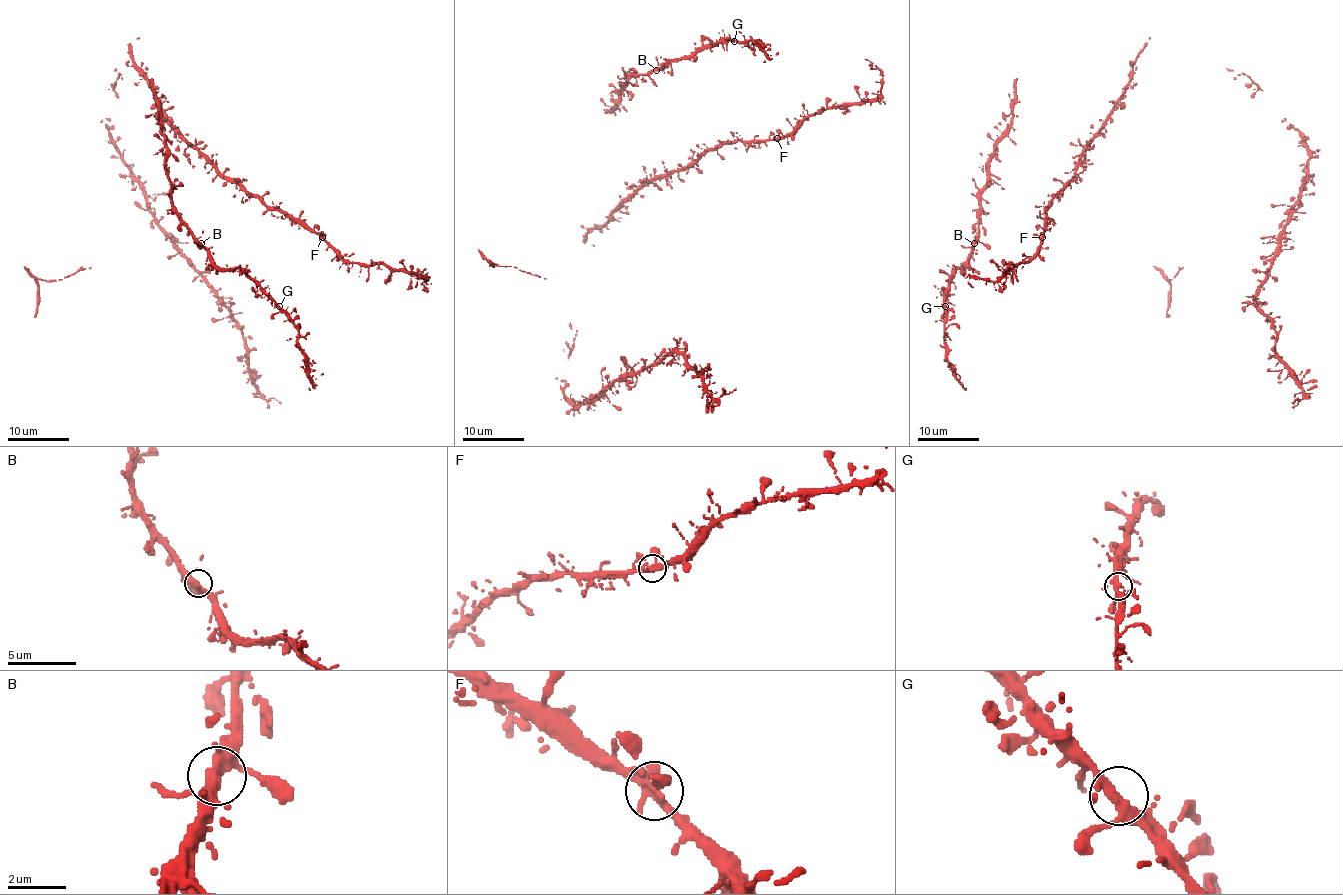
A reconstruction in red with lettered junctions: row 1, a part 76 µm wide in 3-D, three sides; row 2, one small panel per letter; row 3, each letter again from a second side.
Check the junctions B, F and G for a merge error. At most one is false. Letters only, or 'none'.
none

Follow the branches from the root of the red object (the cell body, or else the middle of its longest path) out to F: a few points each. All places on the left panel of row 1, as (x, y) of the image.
F: (130, 46), (130, 55), (167, 120), (222, 176), (233, 179), (265, 205), (299, 219), (322, 237)

